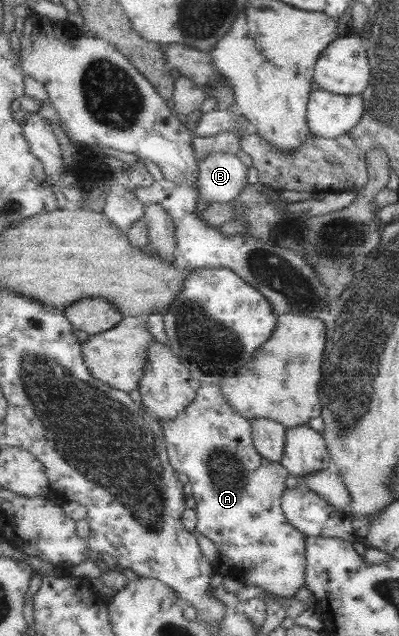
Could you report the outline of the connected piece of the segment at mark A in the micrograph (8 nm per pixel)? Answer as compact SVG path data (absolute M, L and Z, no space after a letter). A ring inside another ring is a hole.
M205 383L199 391L199 396L195 402L184 410L175 420L161 420L164 433L168 440L168 450L170 451L170 459L173 466L181 472L187 474L193 486L193 496L196 499L196 511L198 512L198 525L194 532L198 536L208 536L214 540L219 547L221 555L228 560L228 566L231 567L230 575L242 581L249 582L251 585L258 585L265 588L275 596L283 598L293 598L303 586L307 586L307 565L309 565L307 537L303 531L299 530L286 515L283 506L283 497L287 493L287 478L289 478L290 470L282 463L273 462L271 459L262 455L258 451L258 447L254 441L254 422L243 416L229 401L225 390L217 384Z

